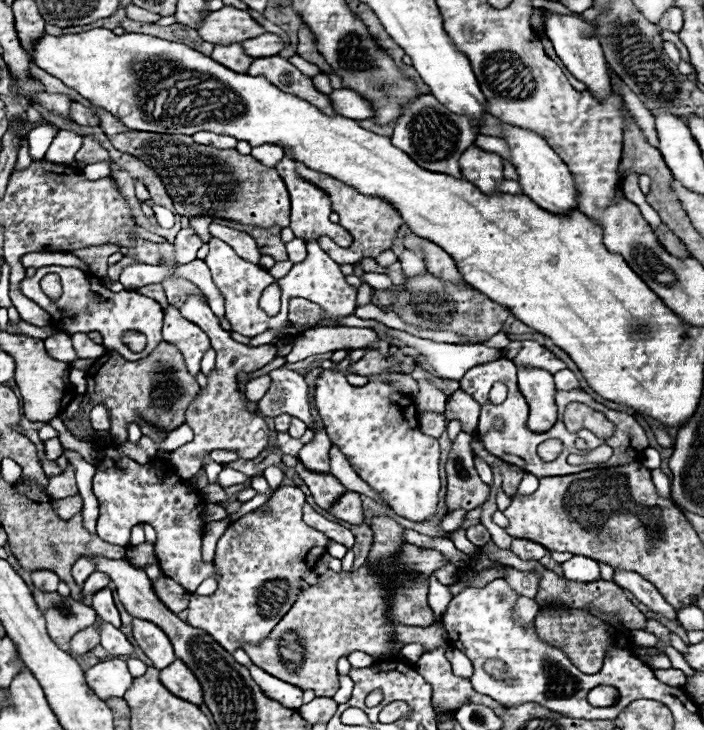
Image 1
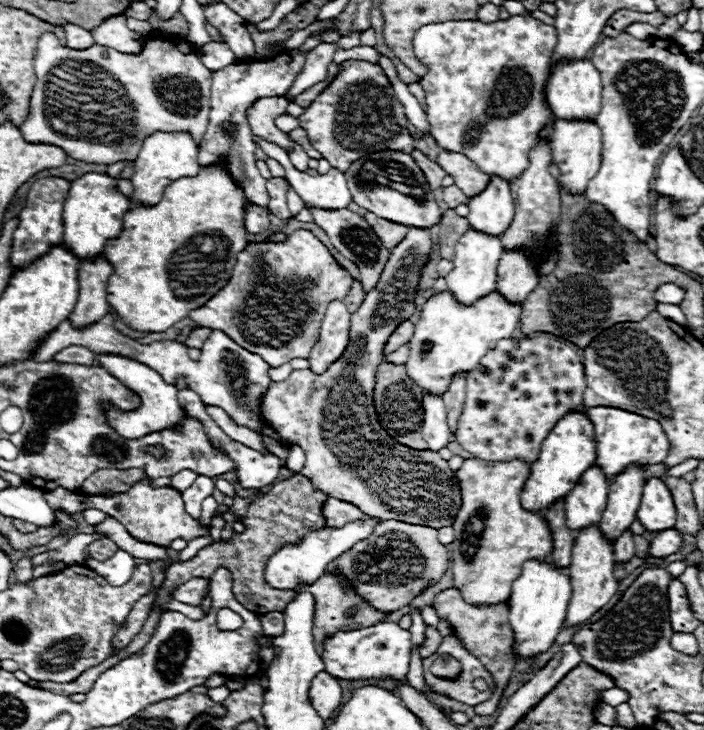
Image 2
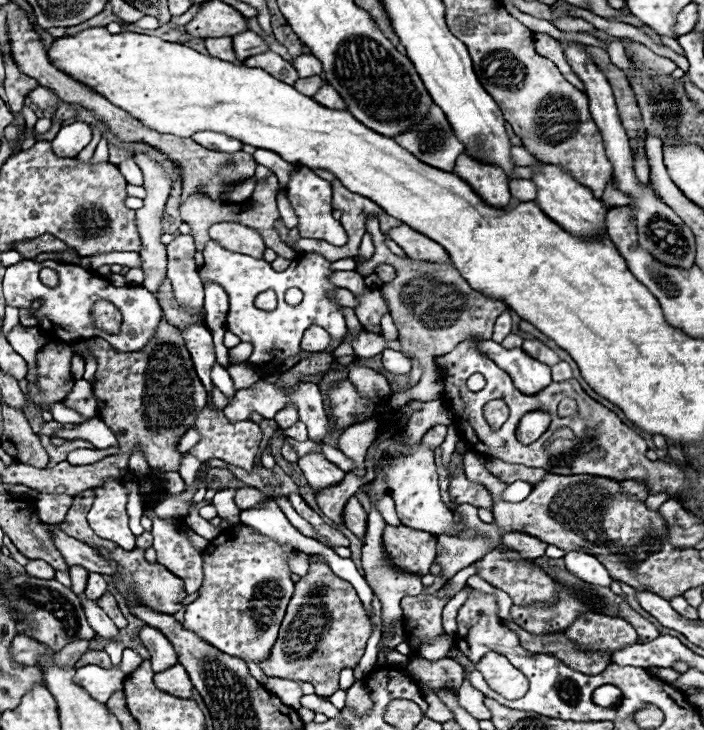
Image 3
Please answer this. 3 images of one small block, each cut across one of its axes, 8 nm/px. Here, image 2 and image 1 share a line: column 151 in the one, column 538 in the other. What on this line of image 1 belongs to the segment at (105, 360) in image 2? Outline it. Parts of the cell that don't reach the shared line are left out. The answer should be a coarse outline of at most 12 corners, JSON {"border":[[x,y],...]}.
{"border":[[518,368],[518,388],[530,406],[526,426],[550,430],[556,422],[552,374]]}

